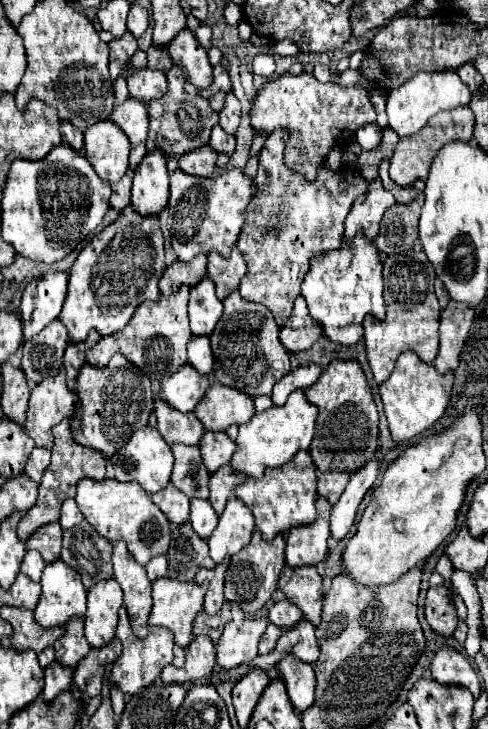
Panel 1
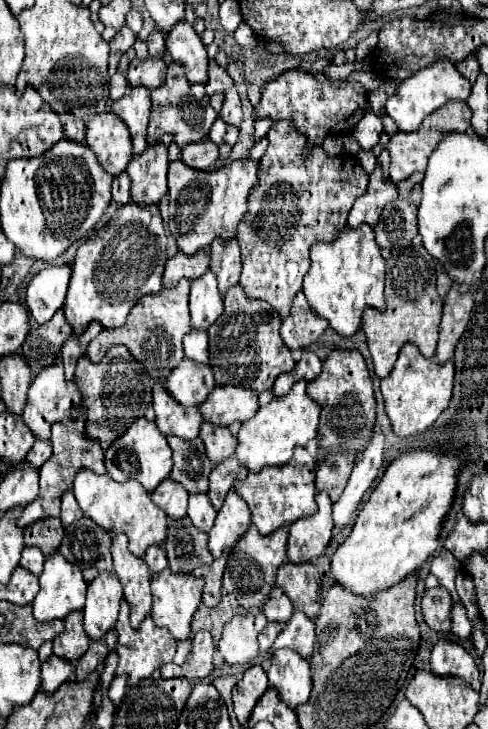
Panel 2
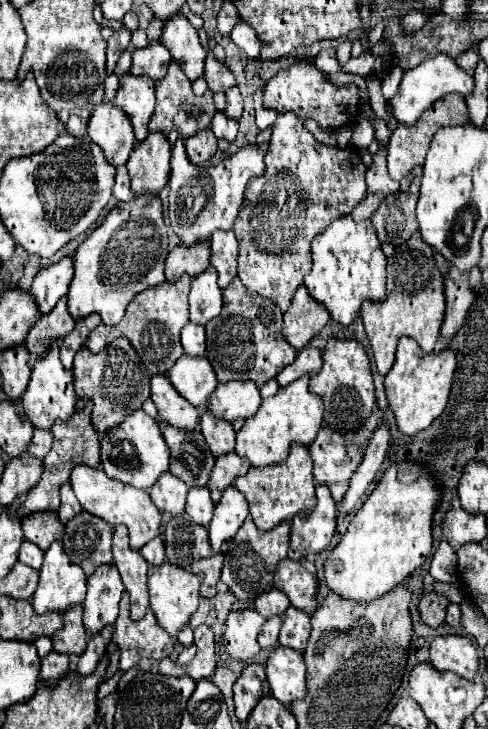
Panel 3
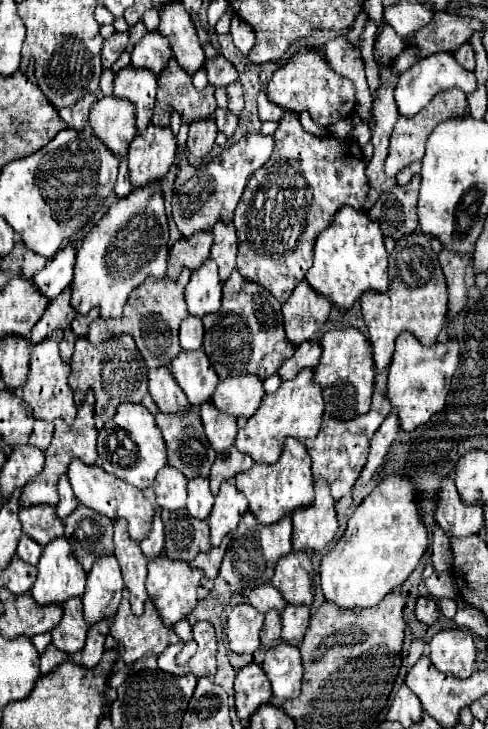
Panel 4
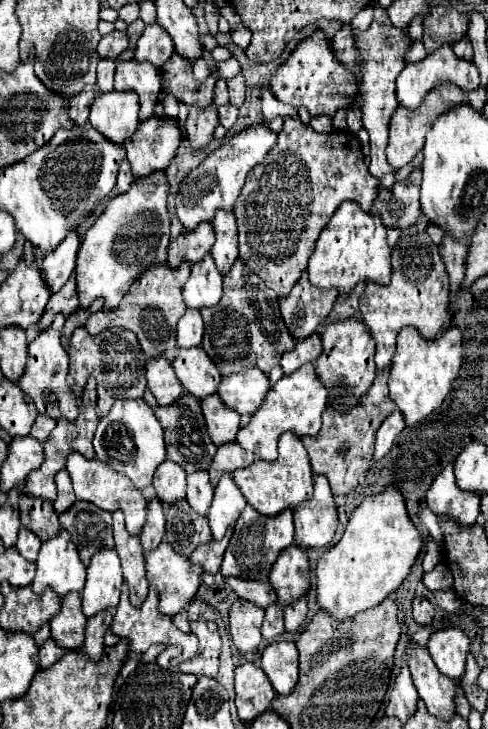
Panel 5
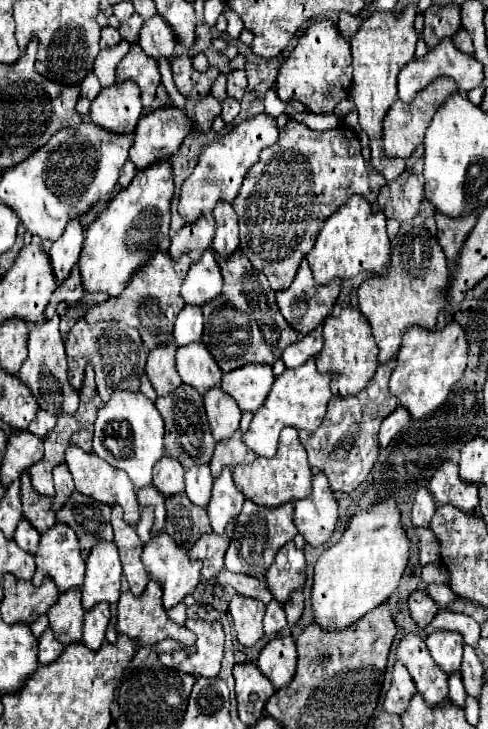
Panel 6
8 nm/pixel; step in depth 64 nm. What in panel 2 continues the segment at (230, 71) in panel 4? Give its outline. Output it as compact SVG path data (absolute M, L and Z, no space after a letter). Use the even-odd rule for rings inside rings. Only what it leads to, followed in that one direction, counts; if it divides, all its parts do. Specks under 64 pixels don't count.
M210 60L210 70L208 70L208 84L206 84L206 96L218 94L218 92L226 92L230 86L234 86L232 78L228 76L228 72L224 68L220 68L214 60Z

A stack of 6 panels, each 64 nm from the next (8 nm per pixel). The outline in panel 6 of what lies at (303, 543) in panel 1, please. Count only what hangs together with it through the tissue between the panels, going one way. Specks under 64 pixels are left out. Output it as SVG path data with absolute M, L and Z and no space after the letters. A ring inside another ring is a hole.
M322 472L312 478L312 494L298 500L294 508L294 524L304 540L310 546L326 544L338 522L338 502Z

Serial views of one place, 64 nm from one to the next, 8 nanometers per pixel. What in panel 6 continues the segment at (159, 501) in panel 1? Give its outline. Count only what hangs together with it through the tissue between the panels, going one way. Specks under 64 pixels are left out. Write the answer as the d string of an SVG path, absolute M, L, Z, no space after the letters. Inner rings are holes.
M164 456L154 468L152 484L158 488L162 496L176 496L184 492L184 468L180 462Z

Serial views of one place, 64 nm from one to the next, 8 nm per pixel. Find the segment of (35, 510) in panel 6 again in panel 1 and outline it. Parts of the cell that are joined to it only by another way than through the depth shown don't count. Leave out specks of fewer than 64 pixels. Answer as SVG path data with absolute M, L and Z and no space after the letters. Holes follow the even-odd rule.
M58 522L48 524L46 528L40 528L40 532L34 532L30 540L26 542L28 550L38 550L46 564L56 562L60 558L62 550L62 528Z

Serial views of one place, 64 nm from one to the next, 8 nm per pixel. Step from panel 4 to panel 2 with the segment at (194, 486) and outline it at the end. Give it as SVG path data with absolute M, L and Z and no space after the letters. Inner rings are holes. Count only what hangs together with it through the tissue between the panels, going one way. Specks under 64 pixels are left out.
M206 494L190 496L188 518L192 520L192 524L194 524L198 530L202 530L202 532L210 532L210 528L214 526L216 510L212 508L212 504L210 504L210 500L208 500Z

